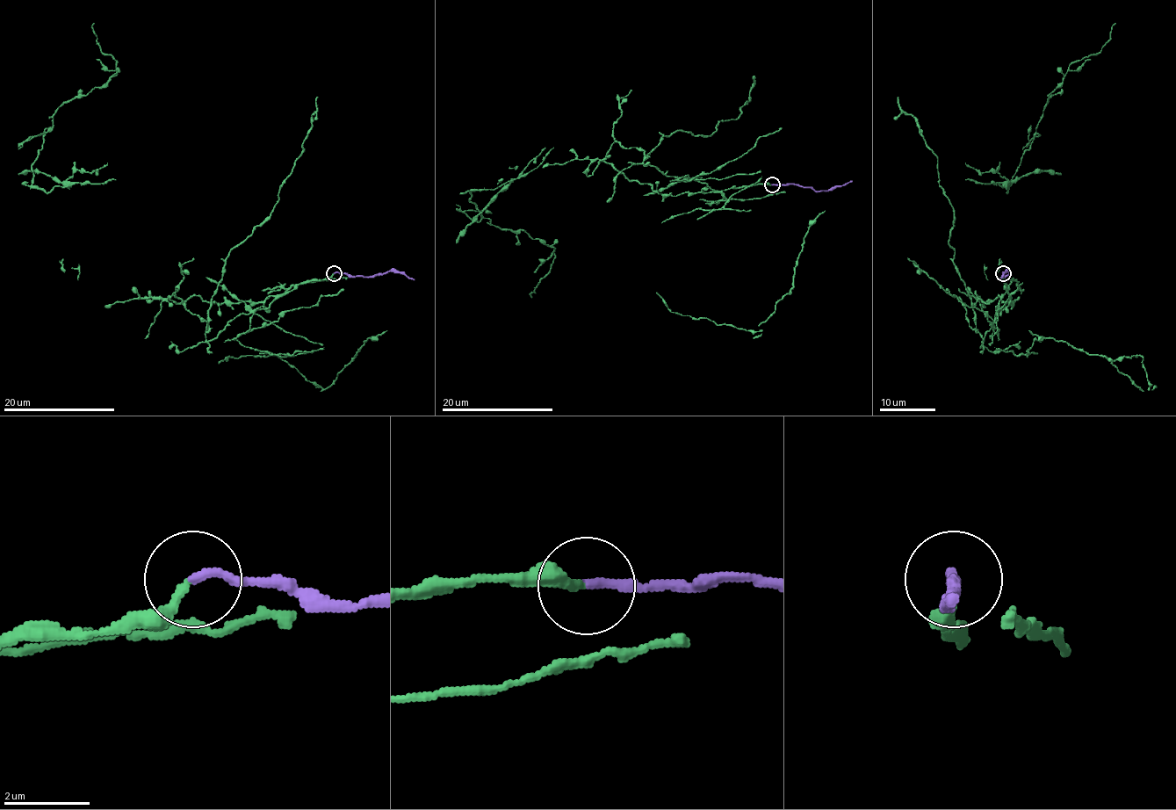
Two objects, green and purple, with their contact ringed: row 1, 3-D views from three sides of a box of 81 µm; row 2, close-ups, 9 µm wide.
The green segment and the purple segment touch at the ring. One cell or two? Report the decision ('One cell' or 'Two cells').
Two cells

